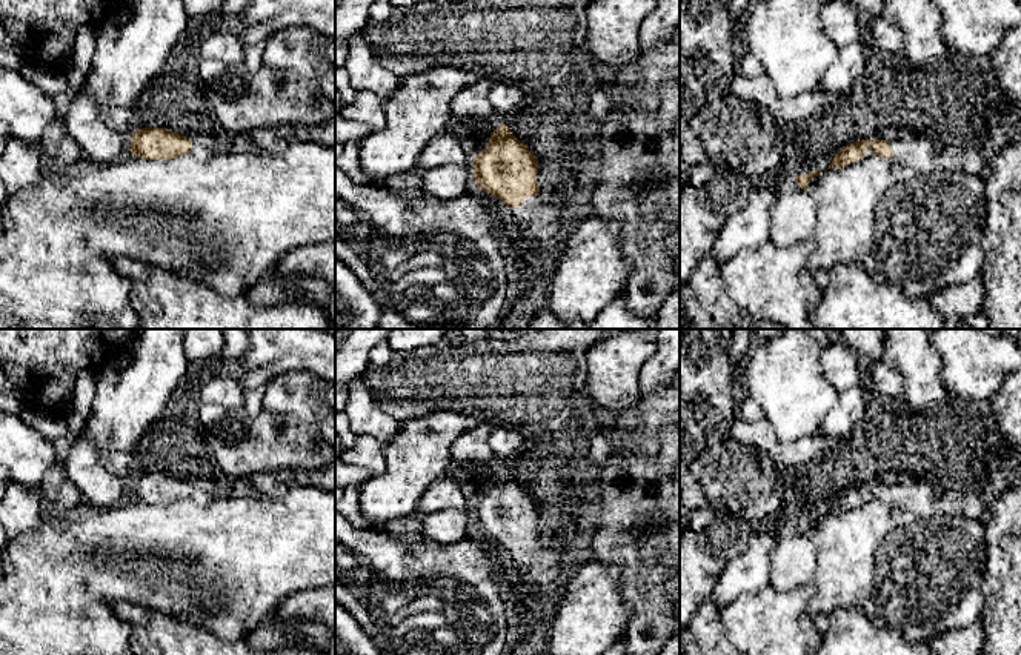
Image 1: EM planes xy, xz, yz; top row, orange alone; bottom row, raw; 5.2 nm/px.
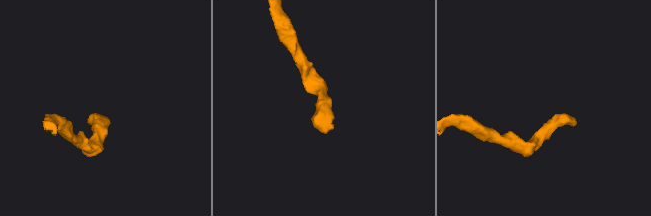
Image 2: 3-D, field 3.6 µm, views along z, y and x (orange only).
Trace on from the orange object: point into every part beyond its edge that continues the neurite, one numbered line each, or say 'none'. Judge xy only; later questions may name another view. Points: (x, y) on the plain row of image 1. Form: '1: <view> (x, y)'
1: xy (200, 497)

